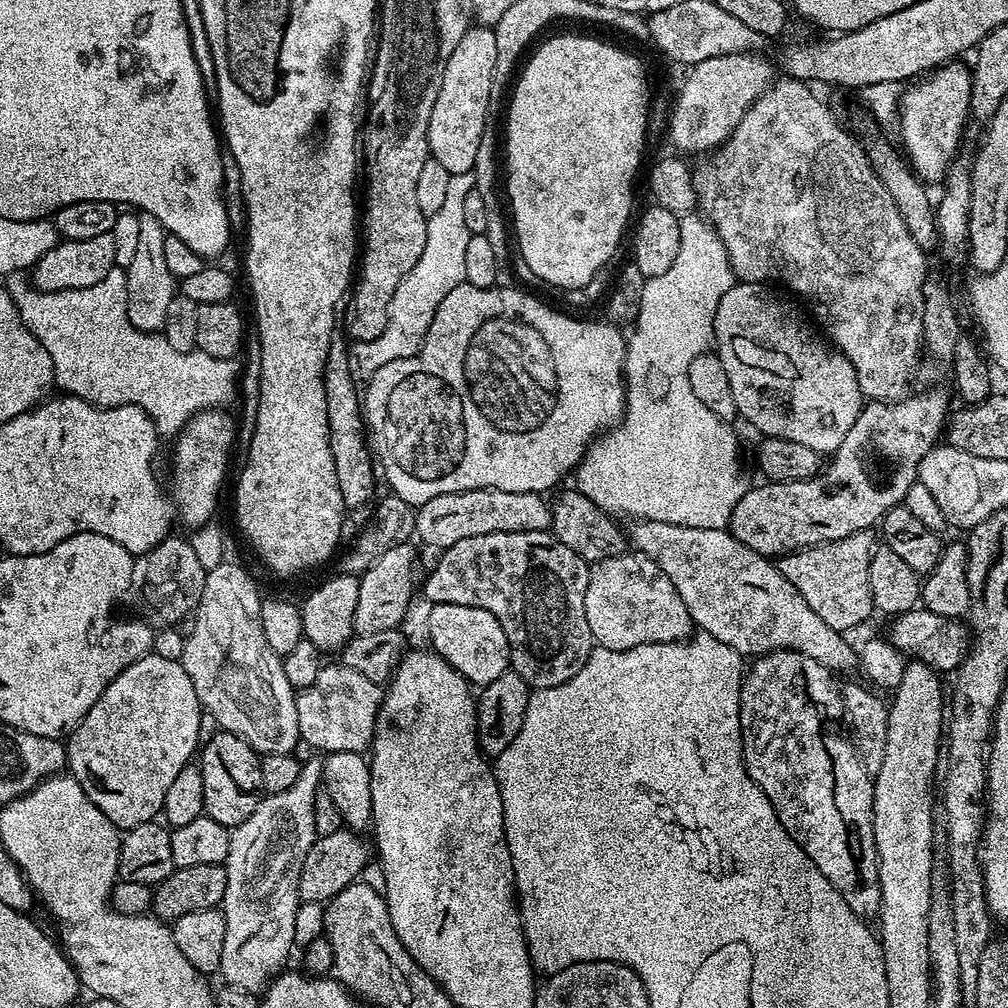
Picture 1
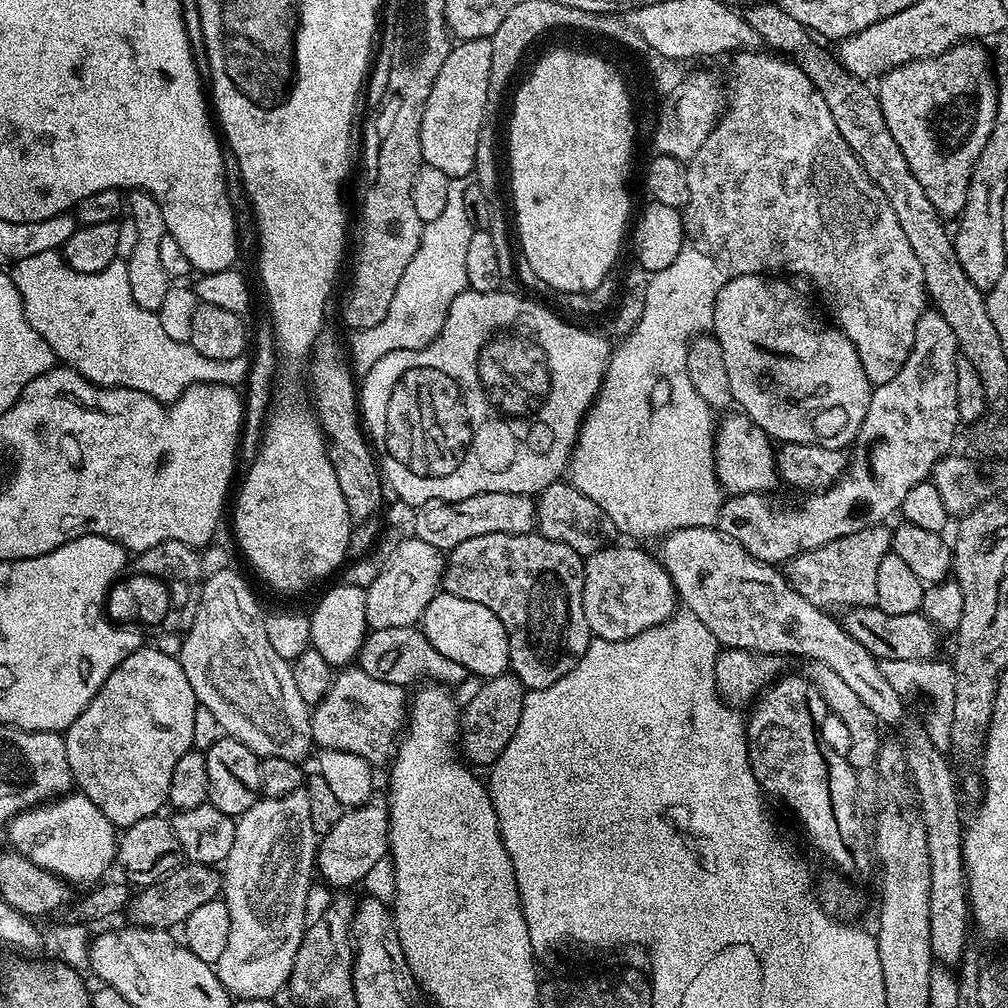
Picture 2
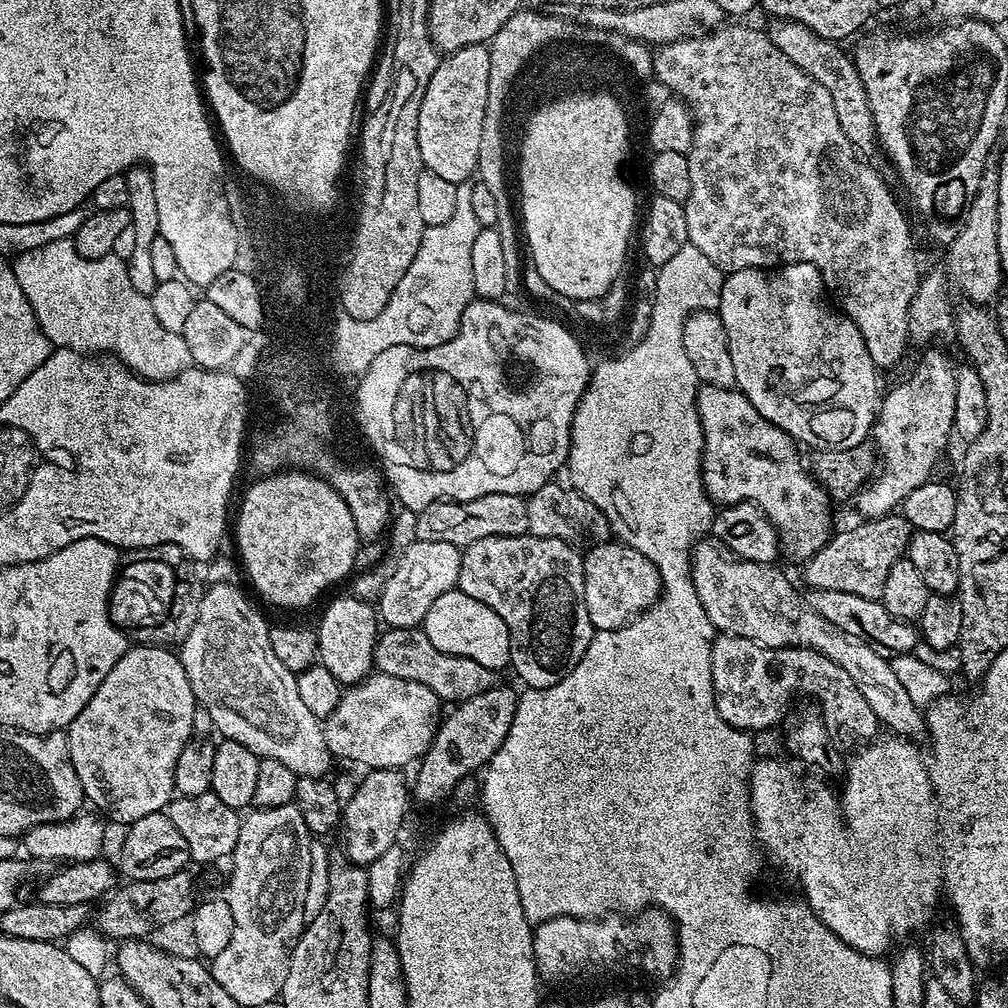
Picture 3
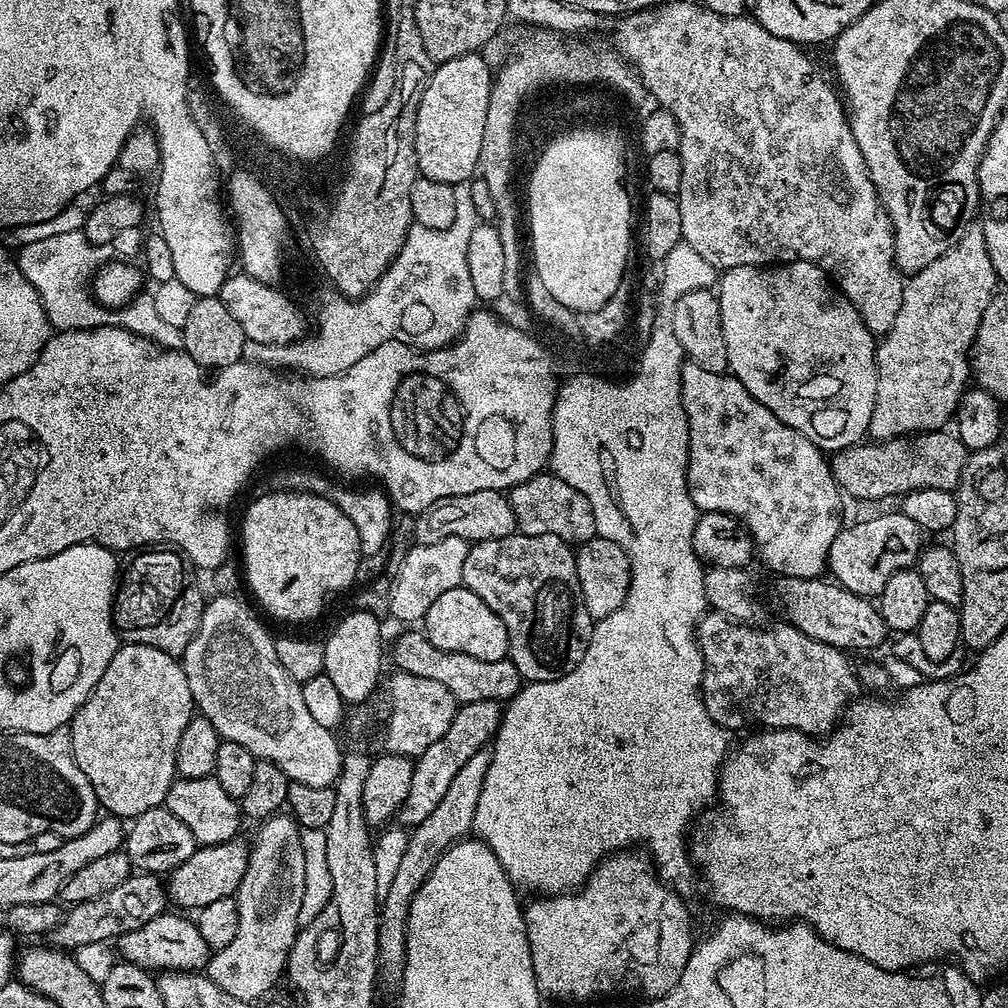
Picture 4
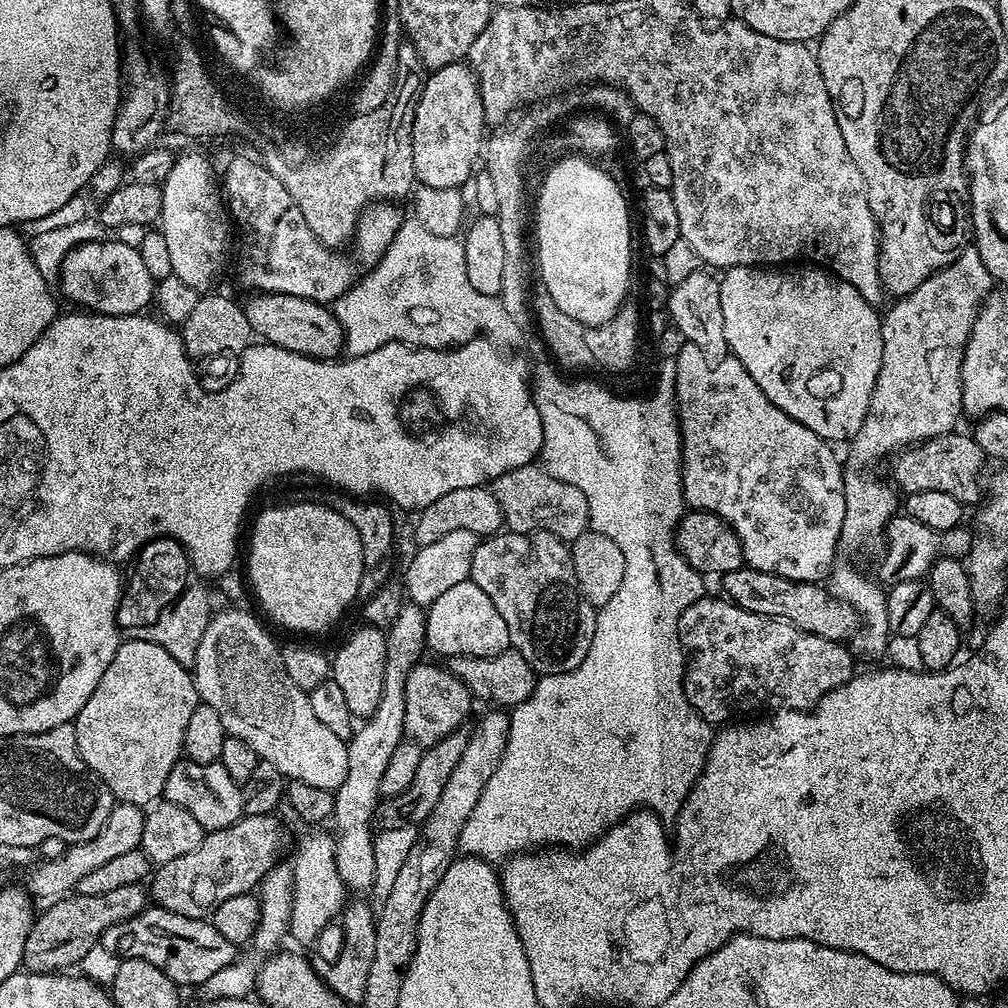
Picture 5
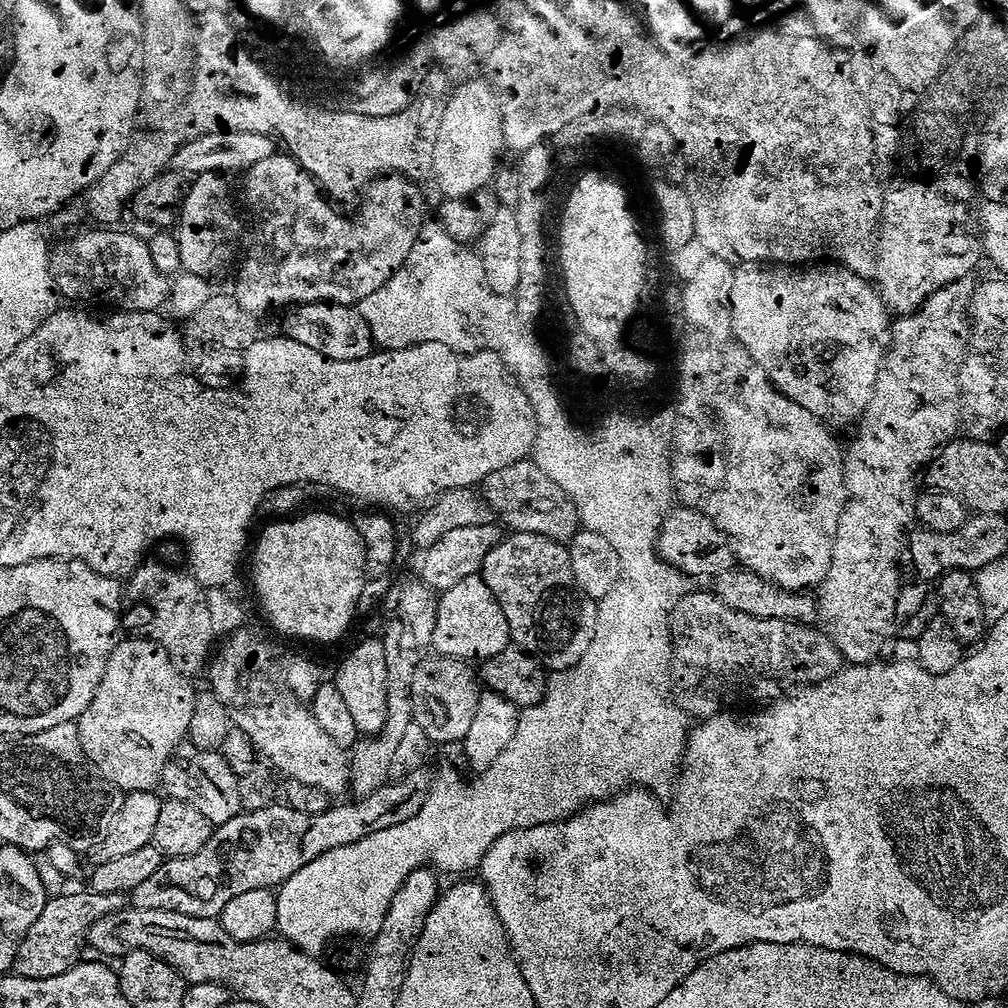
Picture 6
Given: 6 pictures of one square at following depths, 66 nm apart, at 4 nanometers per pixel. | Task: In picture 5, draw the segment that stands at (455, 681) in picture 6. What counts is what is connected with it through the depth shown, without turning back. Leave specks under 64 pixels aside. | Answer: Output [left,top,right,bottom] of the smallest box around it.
[404,662,474,746]

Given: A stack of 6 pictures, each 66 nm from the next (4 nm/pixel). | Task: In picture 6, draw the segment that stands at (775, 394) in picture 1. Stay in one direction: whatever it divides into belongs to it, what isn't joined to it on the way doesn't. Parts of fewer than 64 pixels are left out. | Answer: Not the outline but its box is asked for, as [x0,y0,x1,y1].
[727,262,890,426]

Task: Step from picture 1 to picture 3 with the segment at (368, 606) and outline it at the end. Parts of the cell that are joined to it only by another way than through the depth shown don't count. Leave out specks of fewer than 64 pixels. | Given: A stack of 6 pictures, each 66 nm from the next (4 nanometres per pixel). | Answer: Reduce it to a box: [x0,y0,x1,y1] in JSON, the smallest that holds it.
[378,540,461,628]

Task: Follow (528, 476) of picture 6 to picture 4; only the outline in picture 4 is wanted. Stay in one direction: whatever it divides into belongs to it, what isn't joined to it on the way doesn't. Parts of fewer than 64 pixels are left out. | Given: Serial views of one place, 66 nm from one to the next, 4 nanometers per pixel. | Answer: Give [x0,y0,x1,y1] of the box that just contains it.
[507,470,596,546]

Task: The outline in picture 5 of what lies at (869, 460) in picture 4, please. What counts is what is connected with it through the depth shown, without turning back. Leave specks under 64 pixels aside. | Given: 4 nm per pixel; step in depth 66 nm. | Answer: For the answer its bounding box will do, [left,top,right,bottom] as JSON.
[890,430,986,506]

